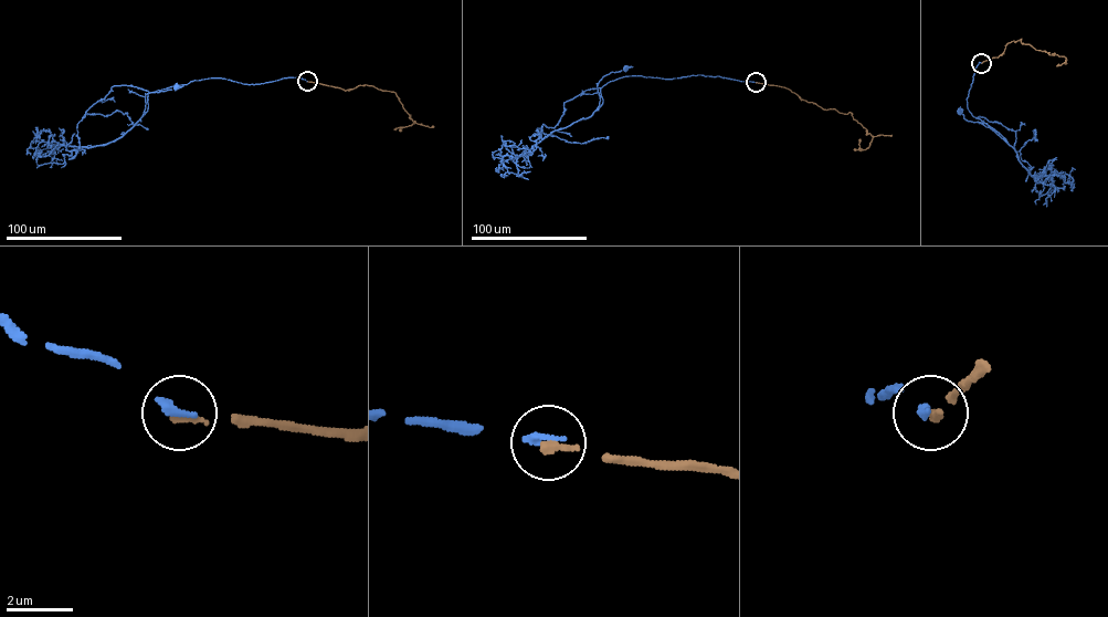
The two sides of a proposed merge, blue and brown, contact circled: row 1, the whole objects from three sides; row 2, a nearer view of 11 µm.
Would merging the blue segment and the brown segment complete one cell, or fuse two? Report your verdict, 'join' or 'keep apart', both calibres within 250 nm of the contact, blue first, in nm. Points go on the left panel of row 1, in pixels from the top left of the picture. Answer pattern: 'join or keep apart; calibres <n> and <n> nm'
join; calibres 200 and 240 nm

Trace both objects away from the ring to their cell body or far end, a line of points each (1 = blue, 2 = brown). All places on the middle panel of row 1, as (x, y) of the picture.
1: (756, 82), (703, 75), (671, 79), (623, 76), (600, 89), (603, 103), (597, 110), (599, 81), (624, 69)
2: (756, 82), (784, 87), (823, 108), (851, 113), (873, 136), (864, 149), (859, 147), (859, 138)

